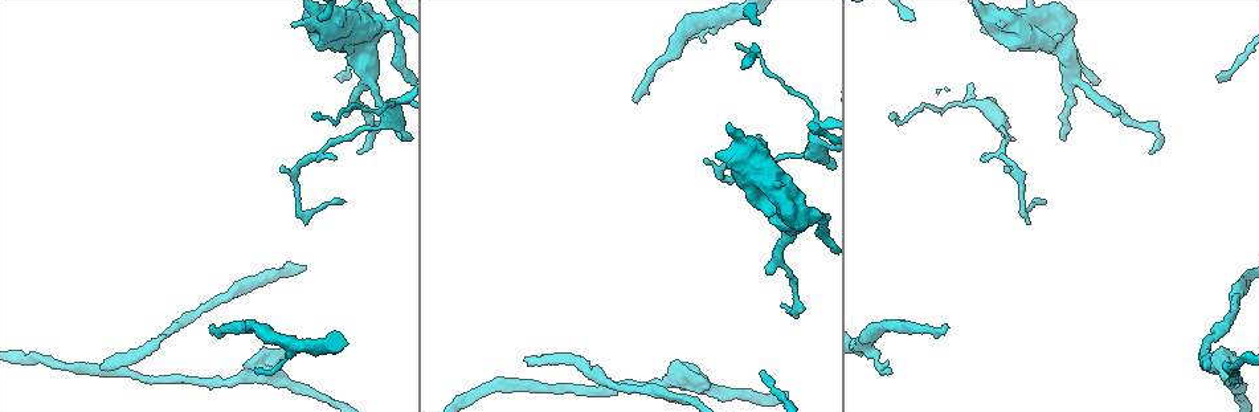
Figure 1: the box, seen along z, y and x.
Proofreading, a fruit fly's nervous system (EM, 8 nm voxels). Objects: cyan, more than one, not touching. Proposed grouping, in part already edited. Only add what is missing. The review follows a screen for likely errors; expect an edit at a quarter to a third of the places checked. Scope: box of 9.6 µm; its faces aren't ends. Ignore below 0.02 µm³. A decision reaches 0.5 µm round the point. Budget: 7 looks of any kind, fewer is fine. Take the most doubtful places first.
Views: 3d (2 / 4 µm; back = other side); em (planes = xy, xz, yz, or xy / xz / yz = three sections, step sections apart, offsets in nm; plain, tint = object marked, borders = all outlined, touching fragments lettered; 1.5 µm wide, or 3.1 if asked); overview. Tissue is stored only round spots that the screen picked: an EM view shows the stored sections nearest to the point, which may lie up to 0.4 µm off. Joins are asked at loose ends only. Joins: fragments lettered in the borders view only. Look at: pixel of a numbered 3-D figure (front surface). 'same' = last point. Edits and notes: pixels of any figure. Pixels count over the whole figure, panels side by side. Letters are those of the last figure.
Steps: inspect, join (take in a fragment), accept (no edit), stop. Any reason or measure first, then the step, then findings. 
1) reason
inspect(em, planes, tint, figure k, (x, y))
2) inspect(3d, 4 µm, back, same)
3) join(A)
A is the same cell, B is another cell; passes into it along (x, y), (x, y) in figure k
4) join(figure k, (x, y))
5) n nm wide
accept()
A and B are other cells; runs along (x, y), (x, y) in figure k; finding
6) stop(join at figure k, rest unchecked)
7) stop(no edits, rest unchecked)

long arm stops here
inspect(3d, 4 µm, figure 1, (943, 330))

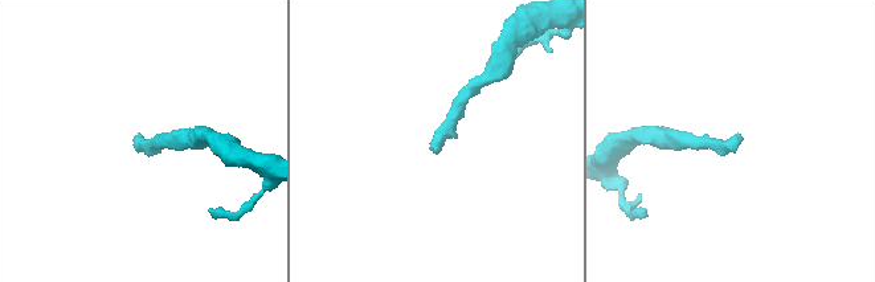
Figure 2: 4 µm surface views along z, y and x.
inspect(em, xy, step 8, borders, figure 2, (144, 140))

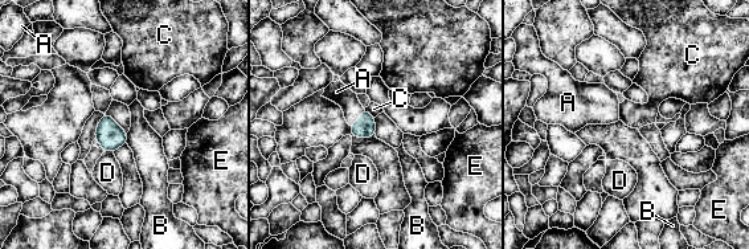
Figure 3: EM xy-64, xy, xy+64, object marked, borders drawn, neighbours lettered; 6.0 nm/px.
join(A)
A is the same cell, B, C, D and E are other cells; passes into it along (365, 127), (360, 118), (336, 92) in figure 3; it goes on there

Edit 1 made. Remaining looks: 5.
branch stops here
inspect(em, planes, borders, figure 1, (707, 388))

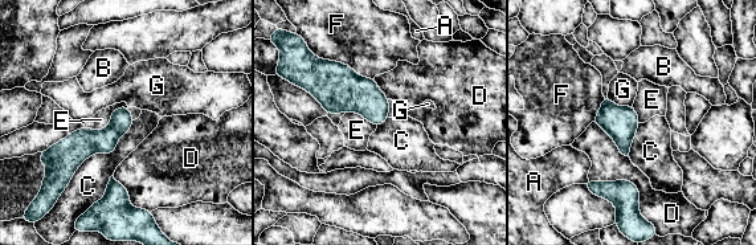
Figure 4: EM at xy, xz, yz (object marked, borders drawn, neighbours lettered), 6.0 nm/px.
accept()
A, B, C, D, E, F and G are other cells; border along (134, 121), (65, 188) in figure 4; no lettered fragment goes on from it

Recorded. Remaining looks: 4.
inspect(3d, 4 µm, back, figure 1, (735, 45))

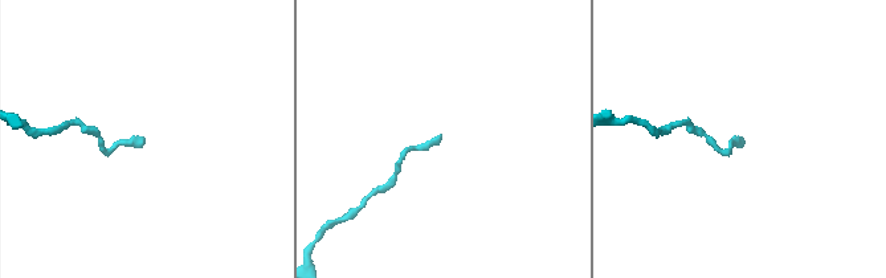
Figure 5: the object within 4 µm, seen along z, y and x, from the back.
inspect(em, planes, borders, figure 5, (745, 142))

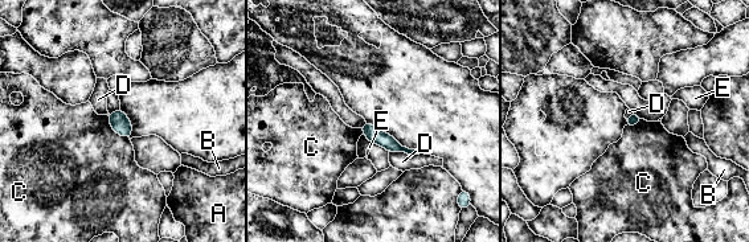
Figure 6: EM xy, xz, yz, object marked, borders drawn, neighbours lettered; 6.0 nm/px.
accept()
A, B, C, D and E are other cells; border along (106, 115), (110, 126), (129, 139) in figure 6; no lettered fragment goes on from it

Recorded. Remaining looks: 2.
stop(join at figure 3, rest unchecked)

